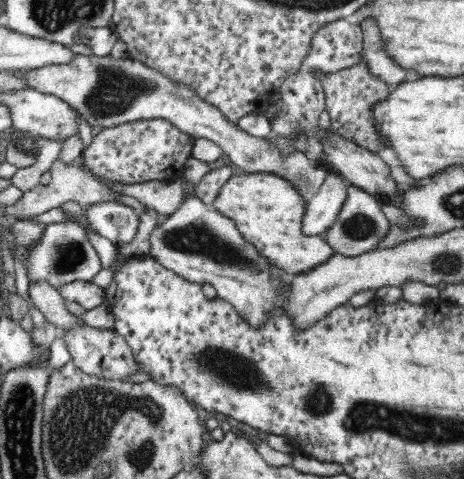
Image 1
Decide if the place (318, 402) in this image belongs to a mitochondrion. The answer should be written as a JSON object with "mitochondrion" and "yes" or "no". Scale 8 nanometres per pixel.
{"mitochondrion":"yes"}

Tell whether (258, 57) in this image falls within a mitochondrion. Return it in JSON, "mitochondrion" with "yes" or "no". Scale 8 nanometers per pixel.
{"mitochondrion":"no"}

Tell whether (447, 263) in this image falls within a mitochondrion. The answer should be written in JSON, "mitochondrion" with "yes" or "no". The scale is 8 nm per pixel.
{"mitochondrion":"yes"}

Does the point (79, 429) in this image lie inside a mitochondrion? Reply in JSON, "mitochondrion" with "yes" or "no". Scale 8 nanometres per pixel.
{"mitochondrion":"yes"}

